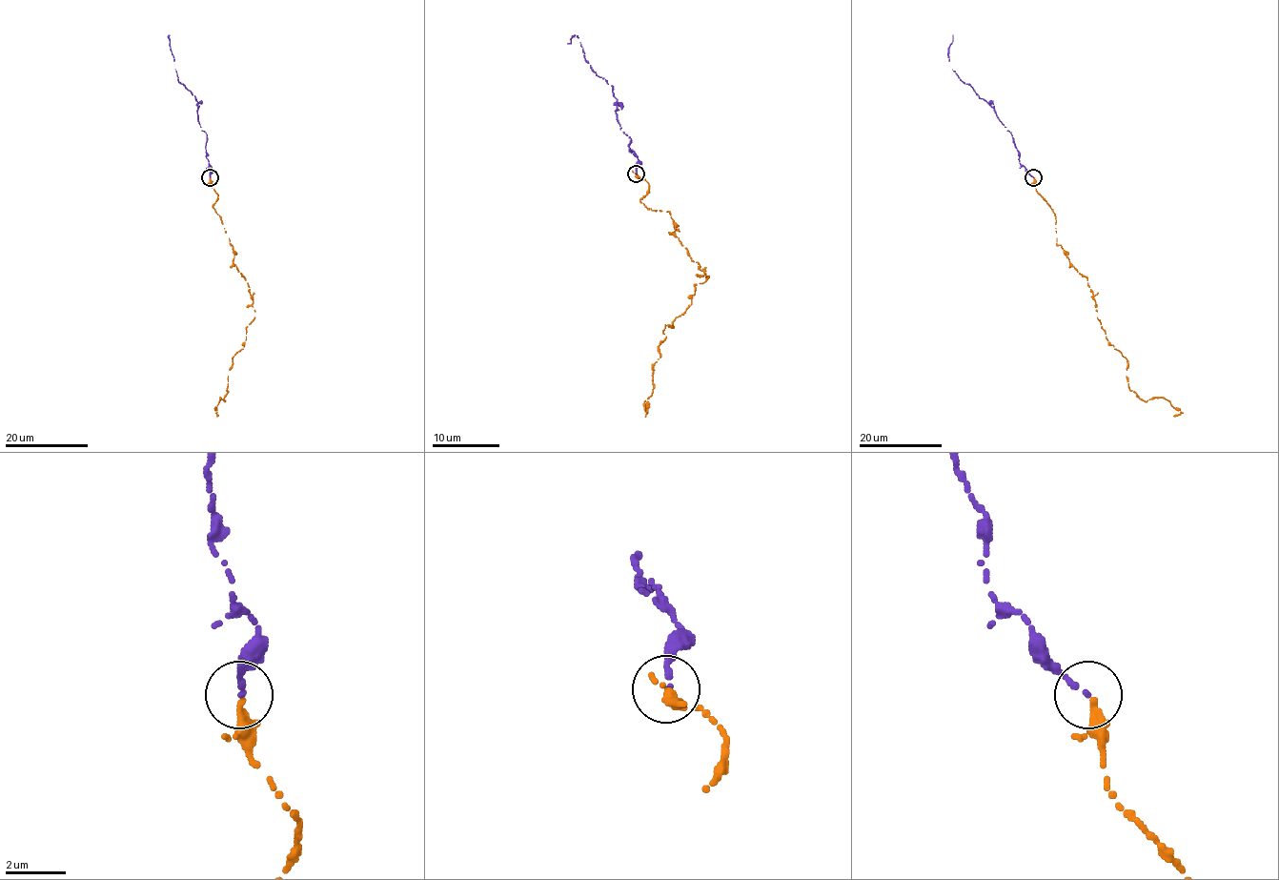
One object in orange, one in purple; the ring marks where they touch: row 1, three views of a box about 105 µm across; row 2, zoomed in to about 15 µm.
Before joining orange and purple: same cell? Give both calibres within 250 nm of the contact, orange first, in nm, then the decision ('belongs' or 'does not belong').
200/180 nm | belongs

